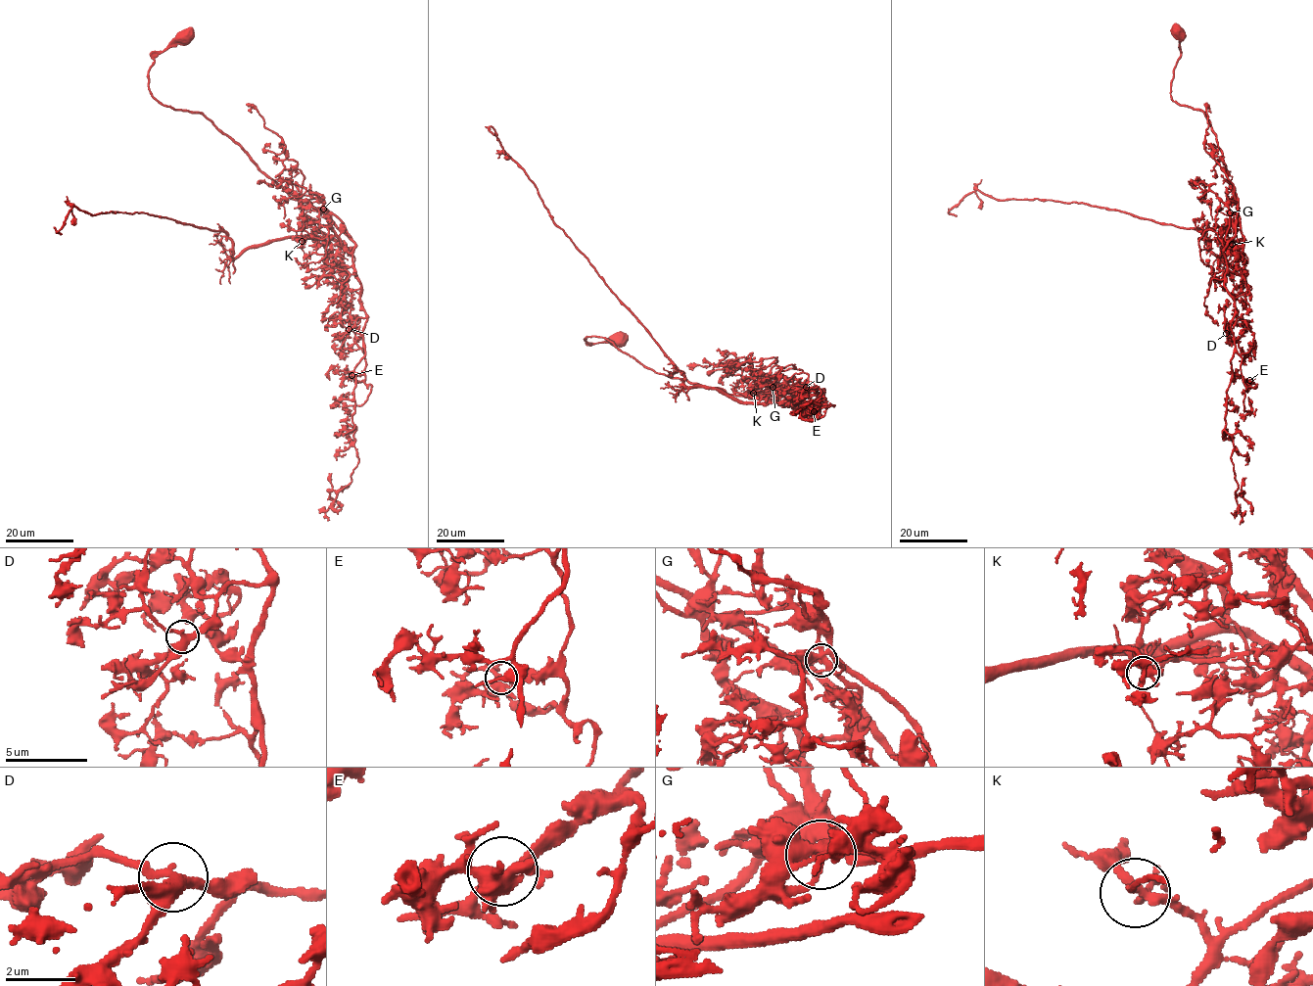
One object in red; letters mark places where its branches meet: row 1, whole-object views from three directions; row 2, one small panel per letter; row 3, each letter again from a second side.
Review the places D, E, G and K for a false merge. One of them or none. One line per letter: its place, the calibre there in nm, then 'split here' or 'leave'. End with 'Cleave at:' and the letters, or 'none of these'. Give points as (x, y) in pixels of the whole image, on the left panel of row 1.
D: at (349, 329); 360 nm thick; leave
E: at (351, 375); 360 nm thick; leave
G: at (323, 209); 360 nm thick; split here
K: at (302, 241); 220 nm thick; leave
Cleave at: G

